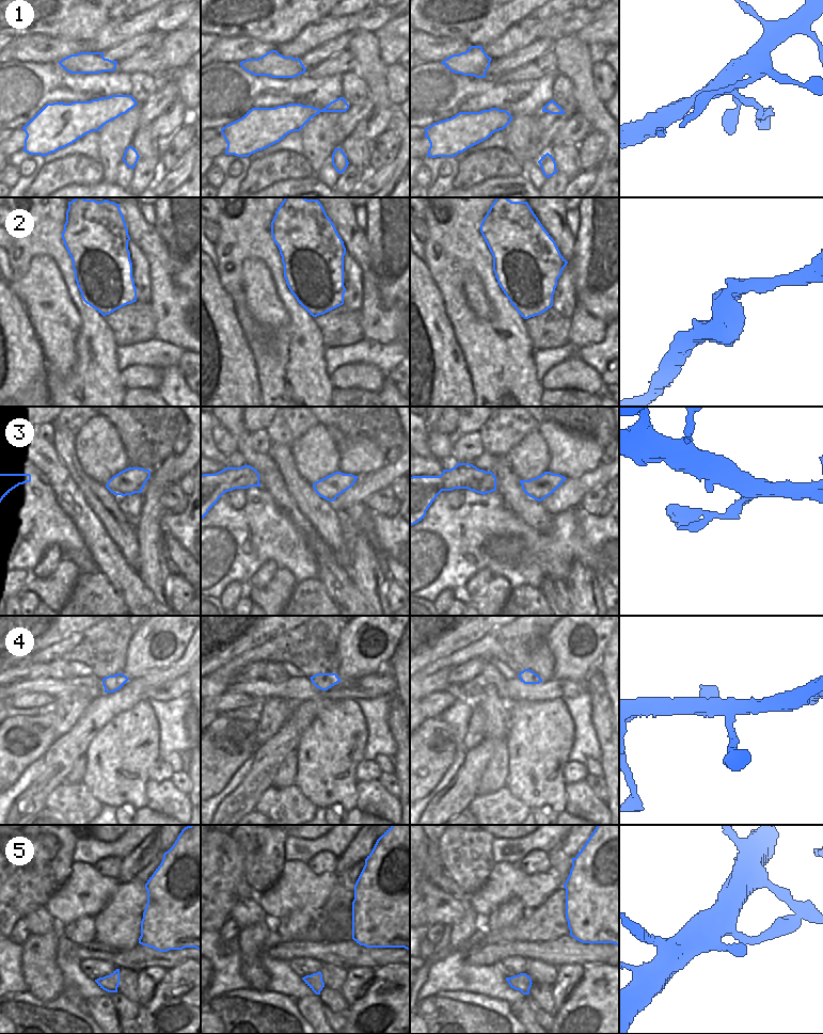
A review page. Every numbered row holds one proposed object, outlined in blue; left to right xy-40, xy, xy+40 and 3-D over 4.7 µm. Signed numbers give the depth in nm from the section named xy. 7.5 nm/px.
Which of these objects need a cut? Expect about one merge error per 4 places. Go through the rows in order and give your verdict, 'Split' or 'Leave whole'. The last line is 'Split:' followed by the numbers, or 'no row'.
1: Leave whole
2: Leave whole
3: Leave whole
4: Leave whole
5: Leave whole
Split: no row.

